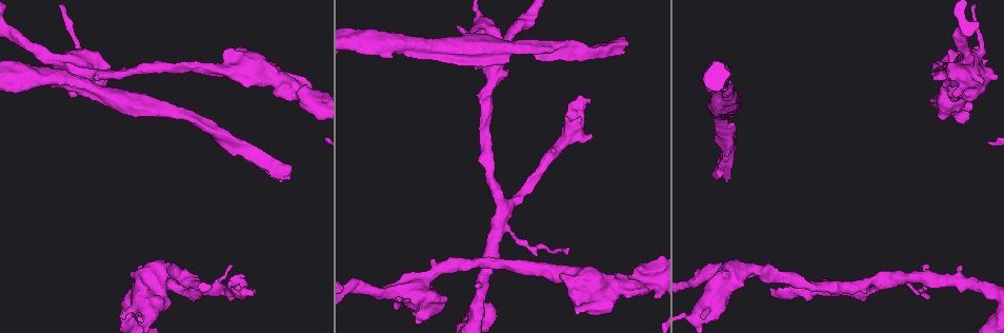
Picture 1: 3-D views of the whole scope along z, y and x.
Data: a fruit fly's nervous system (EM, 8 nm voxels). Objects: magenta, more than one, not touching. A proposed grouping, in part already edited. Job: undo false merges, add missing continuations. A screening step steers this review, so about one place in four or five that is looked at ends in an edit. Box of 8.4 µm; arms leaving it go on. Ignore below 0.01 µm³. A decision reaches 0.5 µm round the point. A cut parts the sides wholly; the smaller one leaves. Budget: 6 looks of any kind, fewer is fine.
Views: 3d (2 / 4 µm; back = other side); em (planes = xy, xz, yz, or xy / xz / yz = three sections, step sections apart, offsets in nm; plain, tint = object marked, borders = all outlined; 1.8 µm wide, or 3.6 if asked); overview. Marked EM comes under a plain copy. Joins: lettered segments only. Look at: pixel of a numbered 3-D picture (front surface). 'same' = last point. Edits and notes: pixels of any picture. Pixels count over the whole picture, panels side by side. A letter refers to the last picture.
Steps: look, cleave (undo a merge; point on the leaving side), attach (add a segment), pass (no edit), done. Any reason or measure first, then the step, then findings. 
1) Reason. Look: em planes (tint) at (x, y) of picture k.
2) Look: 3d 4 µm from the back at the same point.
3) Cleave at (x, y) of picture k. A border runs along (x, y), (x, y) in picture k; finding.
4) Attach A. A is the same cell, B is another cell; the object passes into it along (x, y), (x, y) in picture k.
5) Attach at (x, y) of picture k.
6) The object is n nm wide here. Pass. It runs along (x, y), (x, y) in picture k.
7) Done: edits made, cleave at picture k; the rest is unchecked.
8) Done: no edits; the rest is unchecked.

Branch point. Look: em 3.6 µm yz step 16 (tint) at (156, 268) of picture 1.

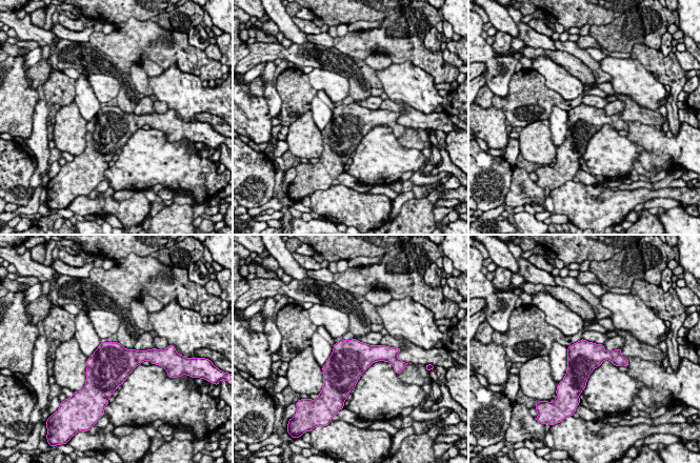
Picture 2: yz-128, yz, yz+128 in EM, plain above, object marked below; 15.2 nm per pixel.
Cut it another way. Look: em 3.6 µm planes (tint) at the same point.

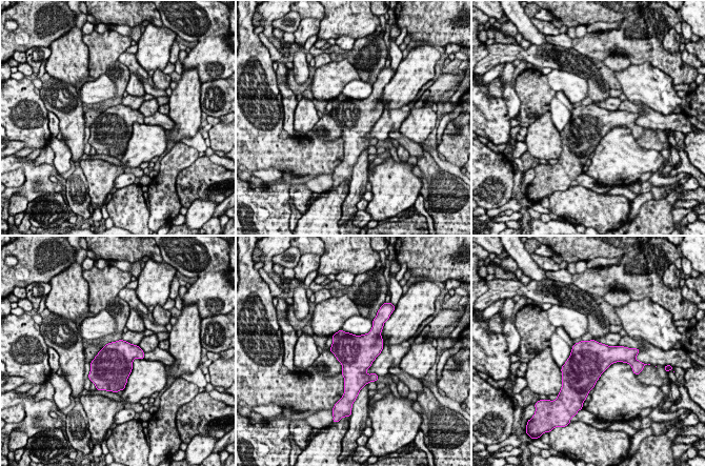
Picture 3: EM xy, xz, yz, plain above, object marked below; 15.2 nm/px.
Look: em 3.6 µm planes (borders) at the same point.

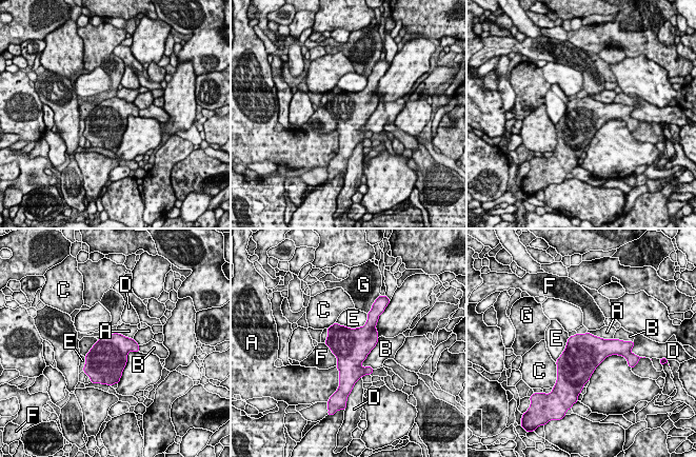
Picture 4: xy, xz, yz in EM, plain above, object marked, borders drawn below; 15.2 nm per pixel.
Pass. A, B, C, D, E, F and G are other cells; a border runs along (324, 342), (336, 357), (336, 365) in picture 4; one neuron here.

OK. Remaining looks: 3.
Free end. Look: 3d 2 µm at (588, 101) of picture 1.

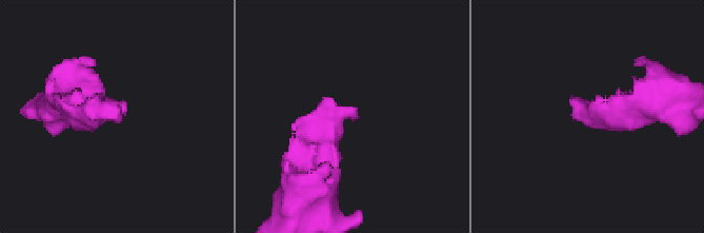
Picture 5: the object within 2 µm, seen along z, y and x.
Look: em xy step 16 (borders) at (120, 114) of picture 5.

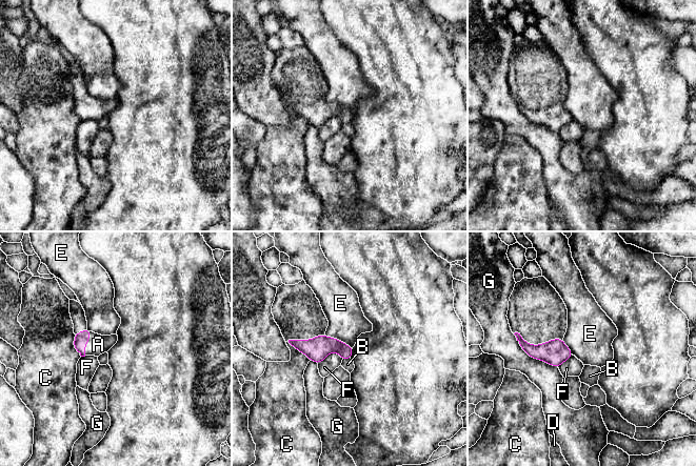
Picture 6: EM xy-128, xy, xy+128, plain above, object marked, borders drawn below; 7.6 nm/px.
Look: em planes (borders) at the same point.

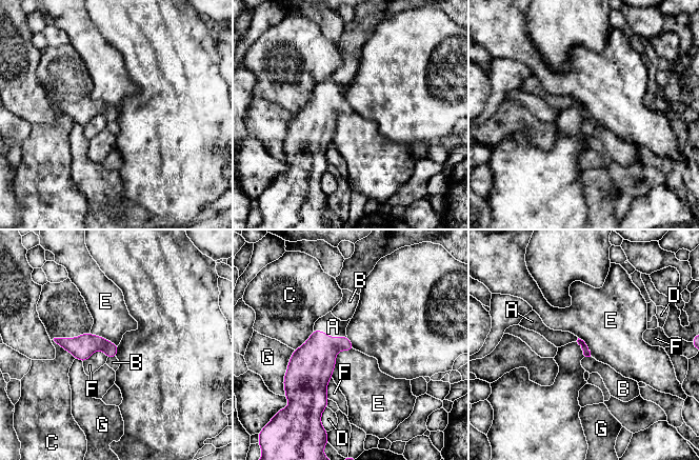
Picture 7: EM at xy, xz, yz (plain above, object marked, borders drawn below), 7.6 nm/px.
Attach A. A is the same cell, B, C, D, E, F and G are other cells; the object passes into it along (313, 363), (331, 337), (333, 326) in picture 7; the neuron continues.

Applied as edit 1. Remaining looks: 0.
Done: edits made, attach at picture 7; the rest is unchecked.

